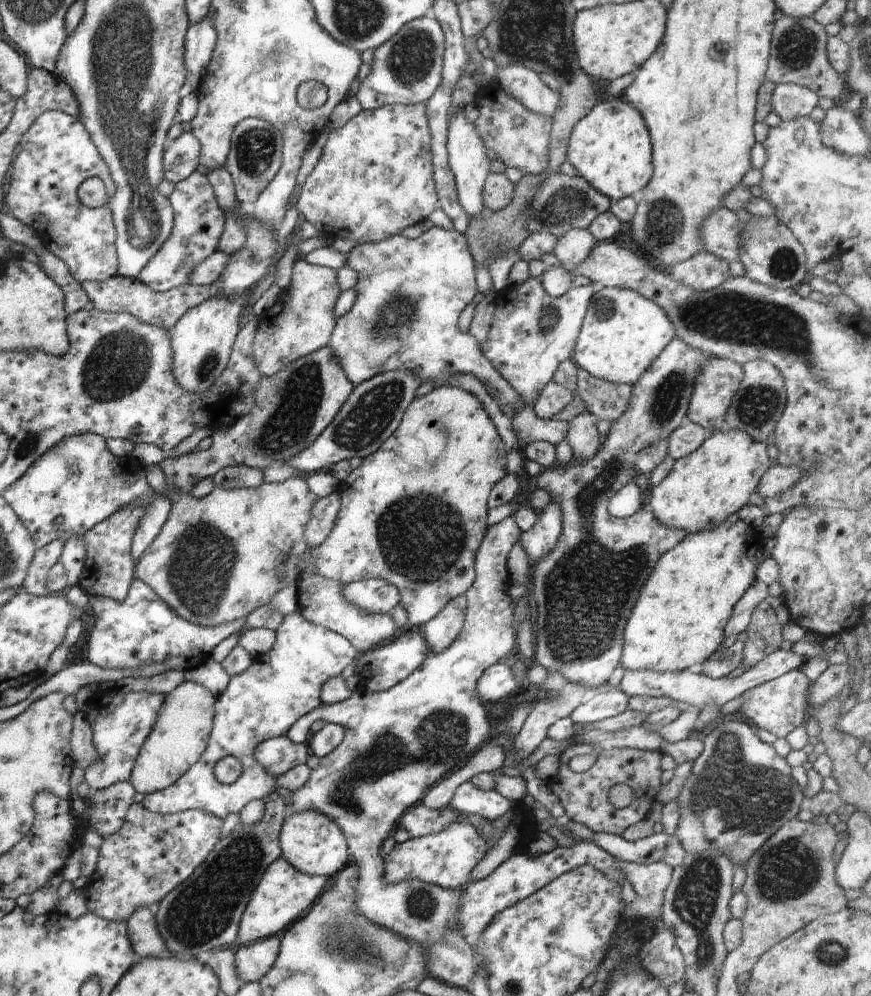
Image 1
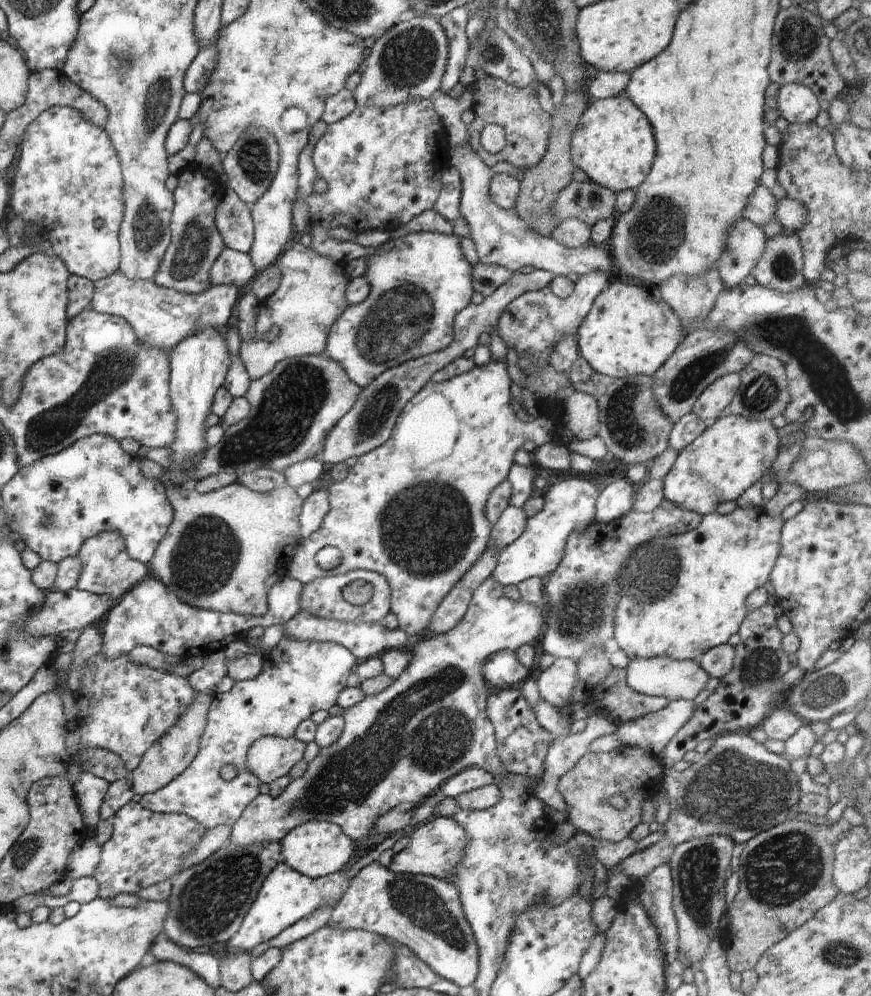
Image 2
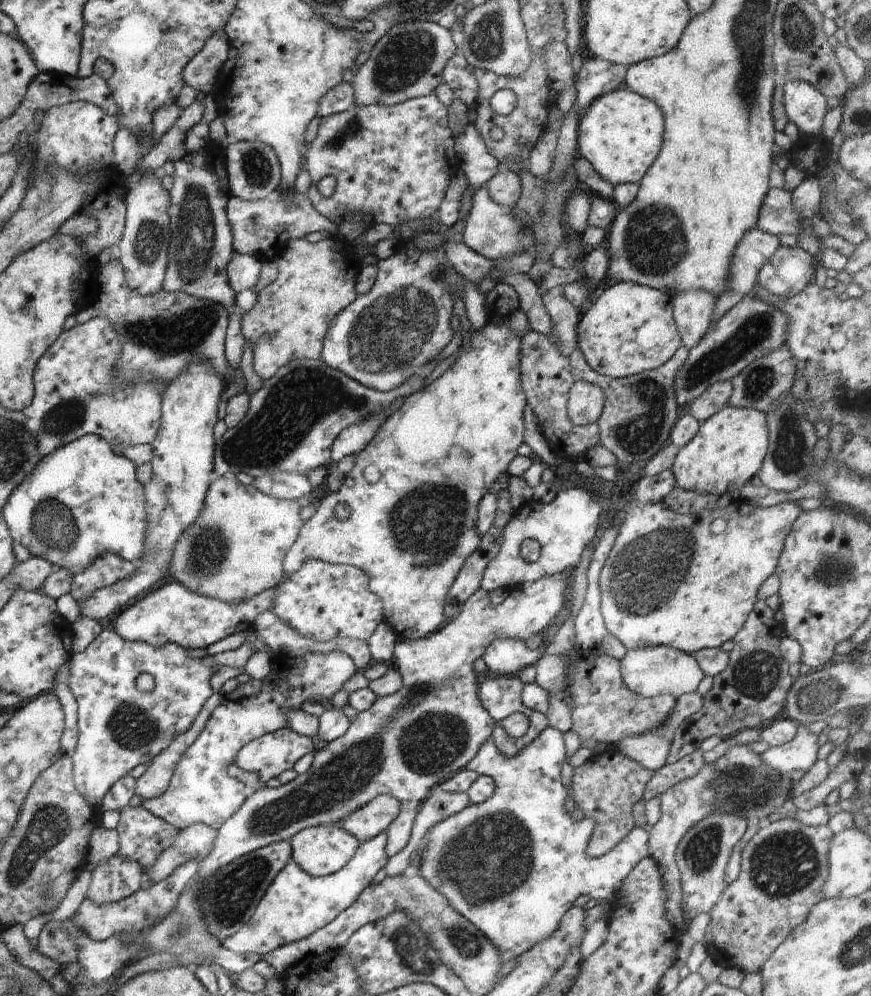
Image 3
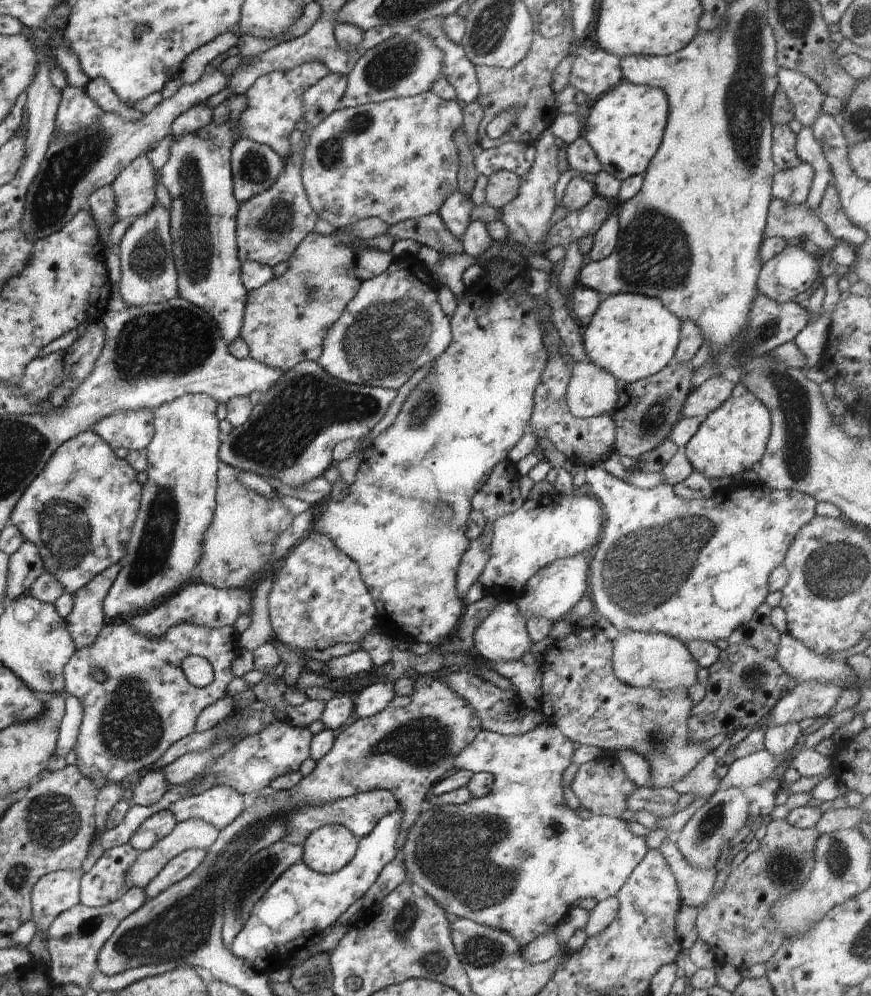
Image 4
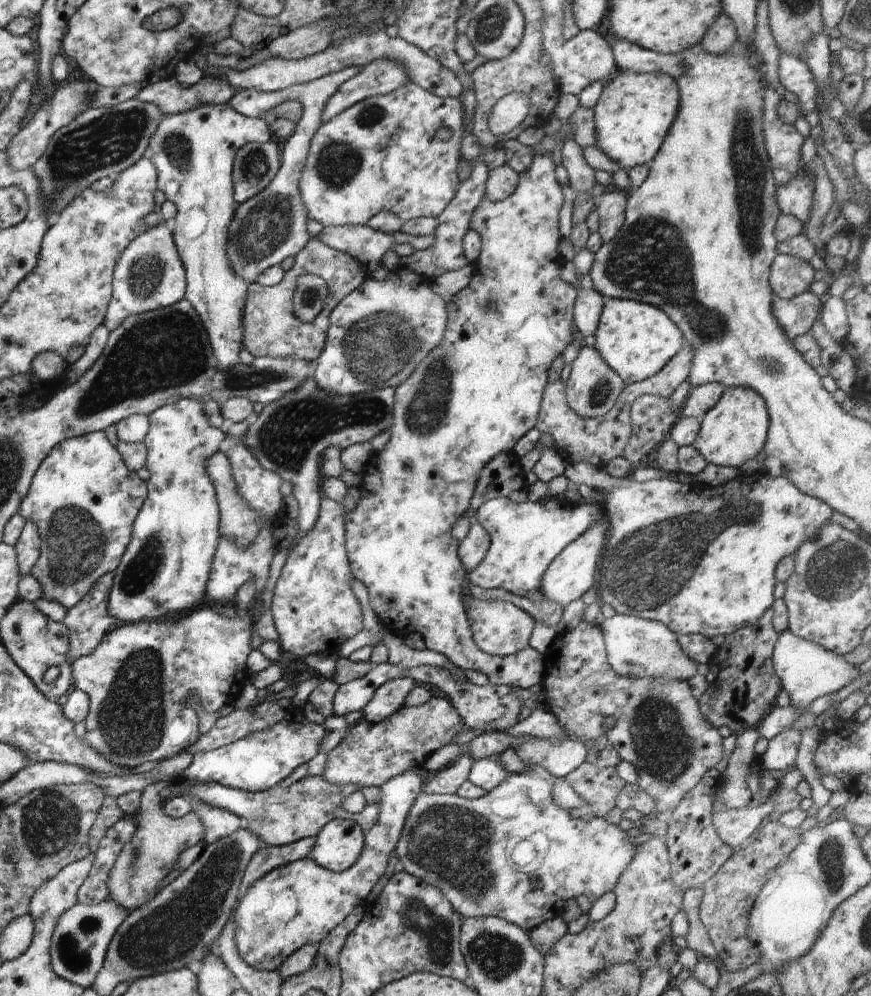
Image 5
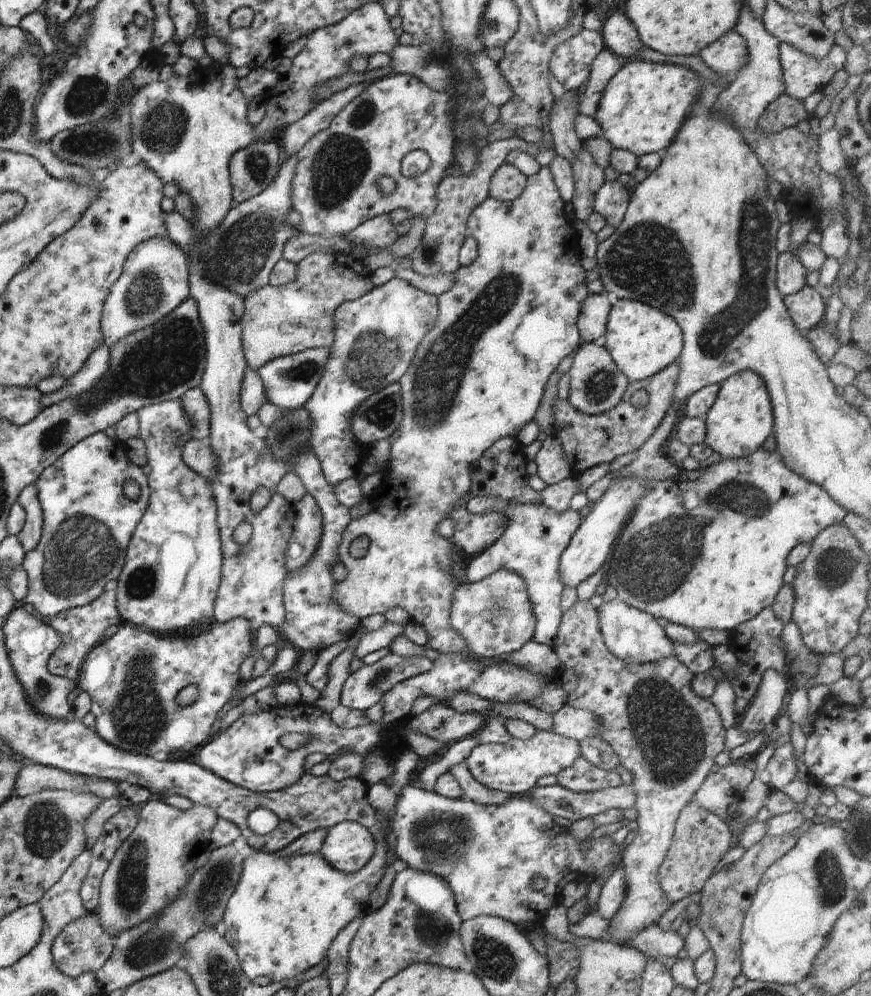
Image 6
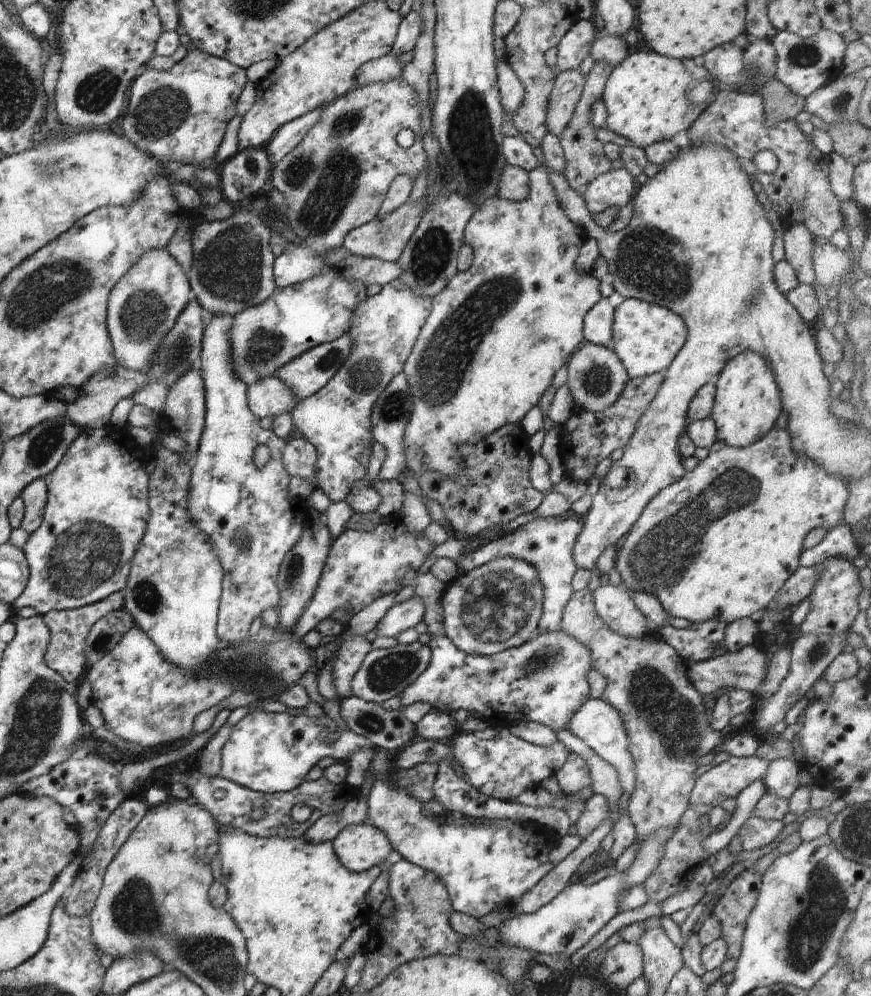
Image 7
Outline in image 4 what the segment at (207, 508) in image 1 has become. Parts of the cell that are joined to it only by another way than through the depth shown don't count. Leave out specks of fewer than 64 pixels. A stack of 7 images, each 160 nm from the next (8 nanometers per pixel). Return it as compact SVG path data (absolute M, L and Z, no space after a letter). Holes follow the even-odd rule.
M221 462L217 473L217 494L214 518L206 528L202 540L202 558L199 582L213 588L252 590L254 576L263 573L275 575L277 566L271 567L272 550L282 532L292 525L295 515L279 498L262 498L258 492L248 490L236 475L236 468Z

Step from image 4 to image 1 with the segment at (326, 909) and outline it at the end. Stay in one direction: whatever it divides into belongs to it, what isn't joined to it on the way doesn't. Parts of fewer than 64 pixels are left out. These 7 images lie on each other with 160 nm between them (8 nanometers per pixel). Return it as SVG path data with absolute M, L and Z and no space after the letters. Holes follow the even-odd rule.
M284 858L270 864L261 882L254 890L239 924L235 946L254 944L262 938L282 934L300 916L304 916L319 900L330 884L331 879L323 876L309 876L291 866Z

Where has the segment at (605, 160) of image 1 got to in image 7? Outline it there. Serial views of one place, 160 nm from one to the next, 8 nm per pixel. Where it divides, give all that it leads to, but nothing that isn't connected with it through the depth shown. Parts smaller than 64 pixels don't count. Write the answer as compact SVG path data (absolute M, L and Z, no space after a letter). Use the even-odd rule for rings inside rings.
M634 51L618 67L614 67L605 85L601 100L606 108L606 129L630 140L637 148L647 148L658 142L674 138L678 132L686 132L698 119L698 116L708 108L709 103L694 104L688 99L688 94L703 81L712 84L717 80L702 65L696 65L693 59L679 60L661 56L656 52Z

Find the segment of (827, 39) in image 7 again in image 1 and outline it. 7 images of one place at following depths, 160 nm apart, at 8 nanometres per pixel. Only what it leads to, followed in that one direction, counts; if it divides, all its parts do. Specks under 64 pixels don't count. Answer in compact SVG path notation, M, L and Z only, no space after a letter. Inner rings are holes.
M776 85L771 99L772 111L782 121L810 117L817 106L818 96L808 88L797 85Z

